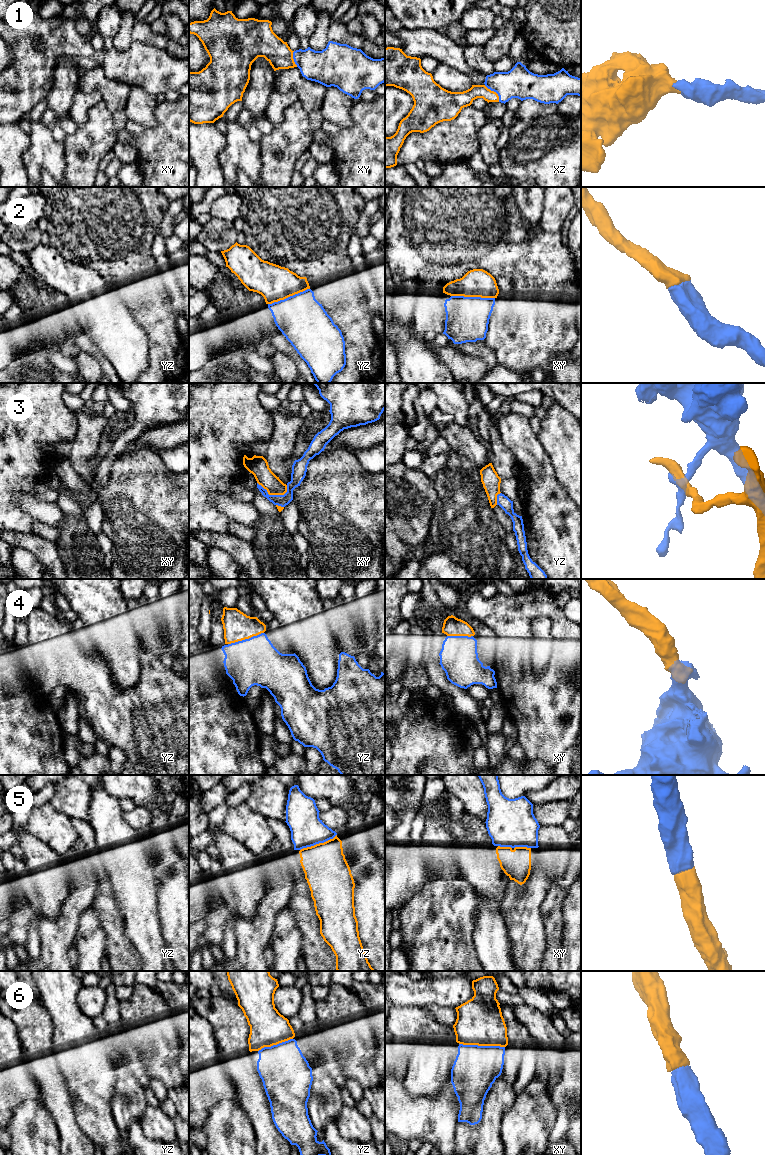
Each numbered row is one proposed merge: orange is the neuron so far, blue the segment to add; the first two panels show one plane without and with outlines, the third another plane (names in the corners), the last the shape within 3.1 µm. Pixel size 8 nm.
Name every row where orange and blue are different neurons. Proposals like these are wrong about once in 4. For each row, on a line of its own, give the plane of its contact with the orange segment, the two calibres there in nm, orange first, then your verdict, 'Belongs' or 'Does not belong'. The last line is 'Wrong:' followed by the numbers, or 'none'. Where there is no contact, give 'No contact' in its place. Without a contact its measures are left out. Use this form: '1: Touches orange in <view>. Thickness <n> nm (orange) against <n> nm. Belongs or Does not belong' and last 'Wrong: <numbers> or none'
1: Touches orange in xz. Thickness 130 nm (orange) against 240 nm. Belongs
2: Touches orange in xy. Thickness 220 nm (orange) against 340 nm. Belongs
3: Touches orange in xy. Thickness 150 nm (orange) against 110 nm. Does not belong
4: Touches orange in yz. Thickness 220 nm (orange) against 380 nm. Belongs
5: Touches orange in yz. Thickness 360 nm (orange) against 260 nm. Belongs
6: Touches orange in xy. Thickness 380 nm (orange) against 360 nm. Belongs
Wrong: 3

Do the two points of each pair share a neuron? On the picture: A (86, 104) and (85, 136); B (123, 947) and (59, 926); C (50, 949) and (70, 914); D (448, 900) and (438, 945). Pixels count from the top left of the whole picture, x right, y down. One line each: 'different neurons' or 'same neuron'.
A: different neurons
B: different neurons
C: same neuron
D: same neuron

